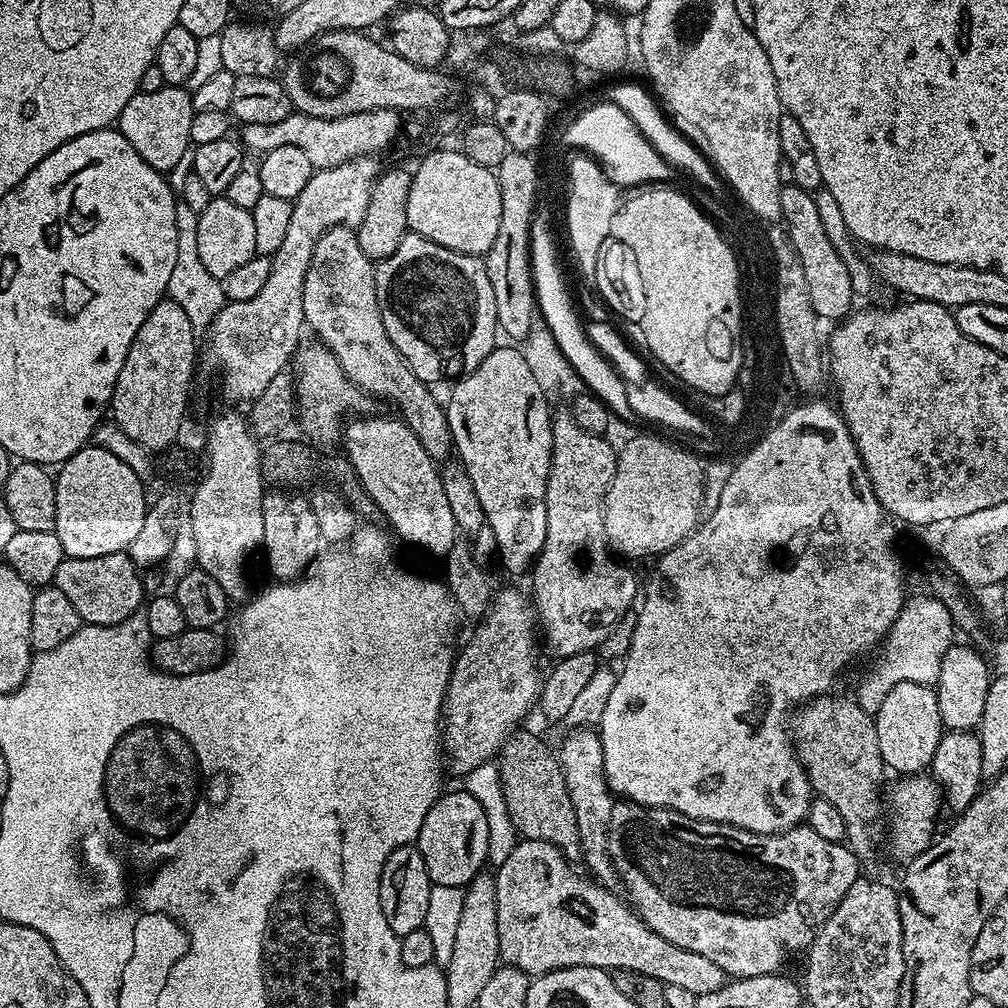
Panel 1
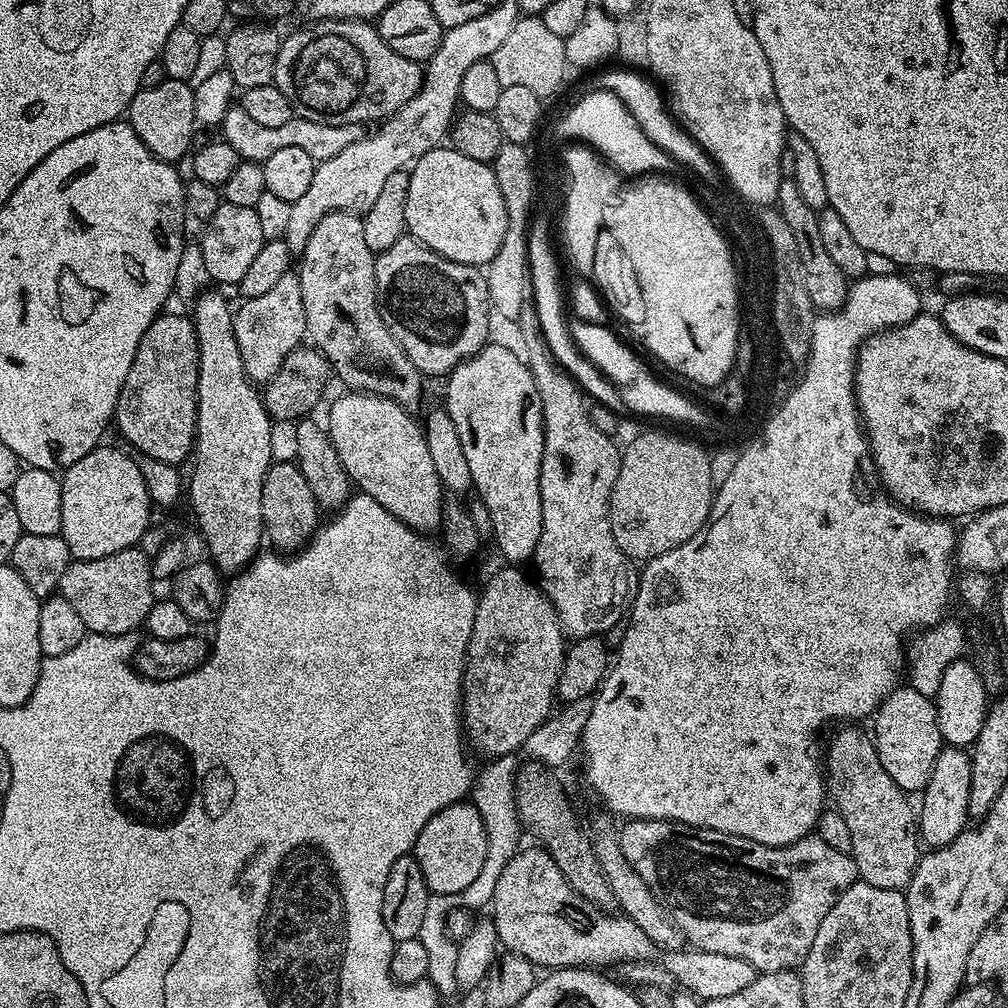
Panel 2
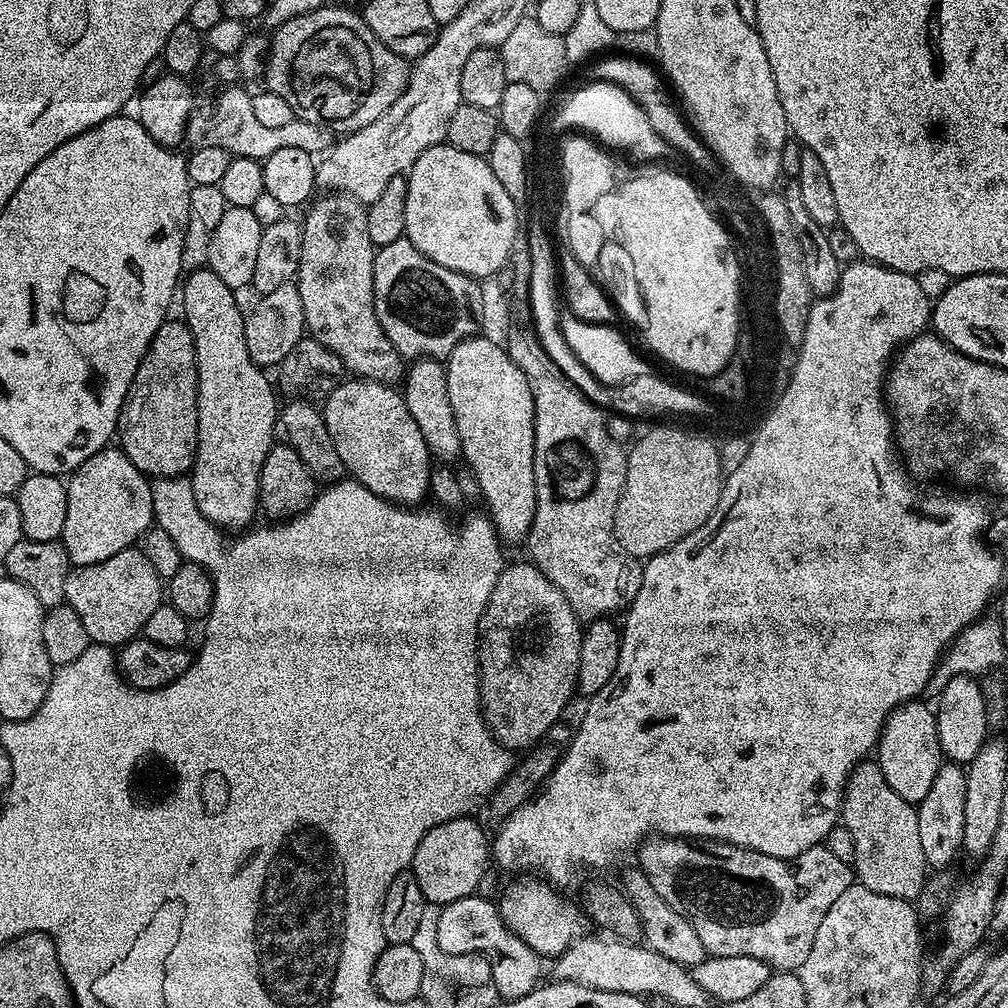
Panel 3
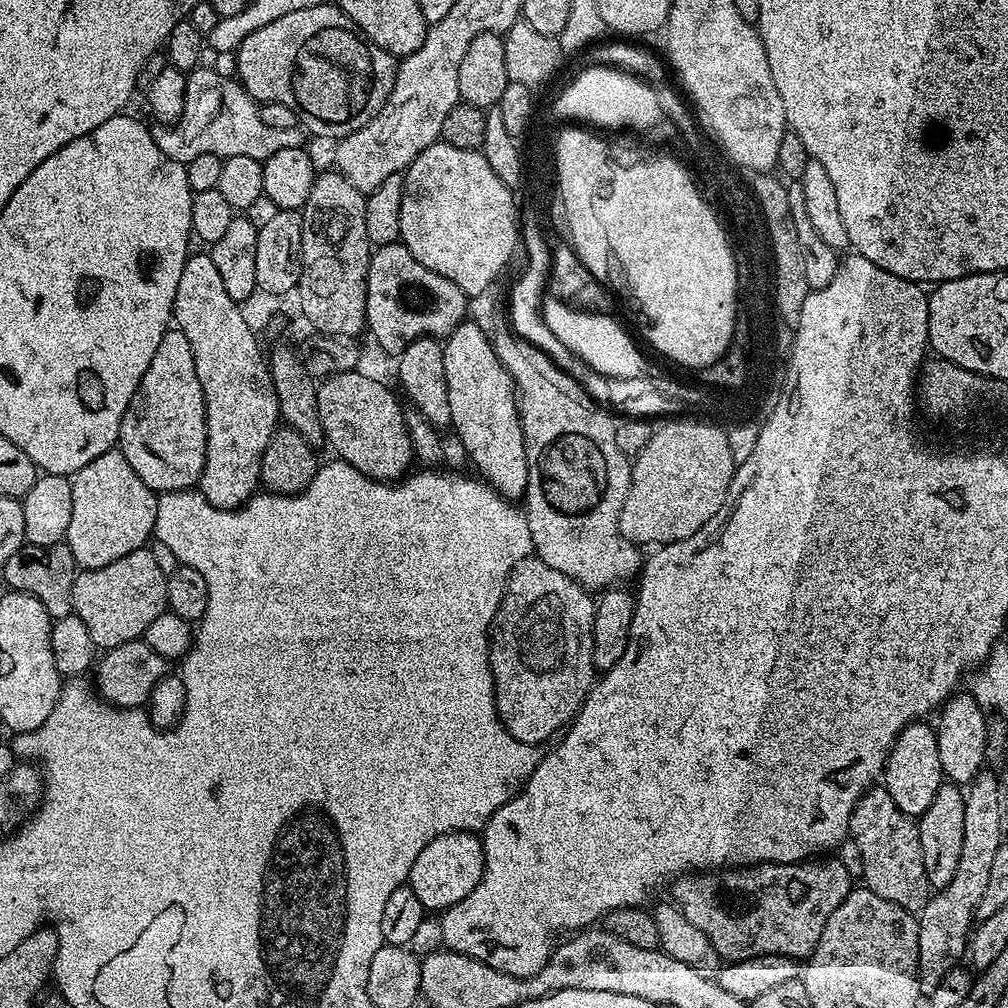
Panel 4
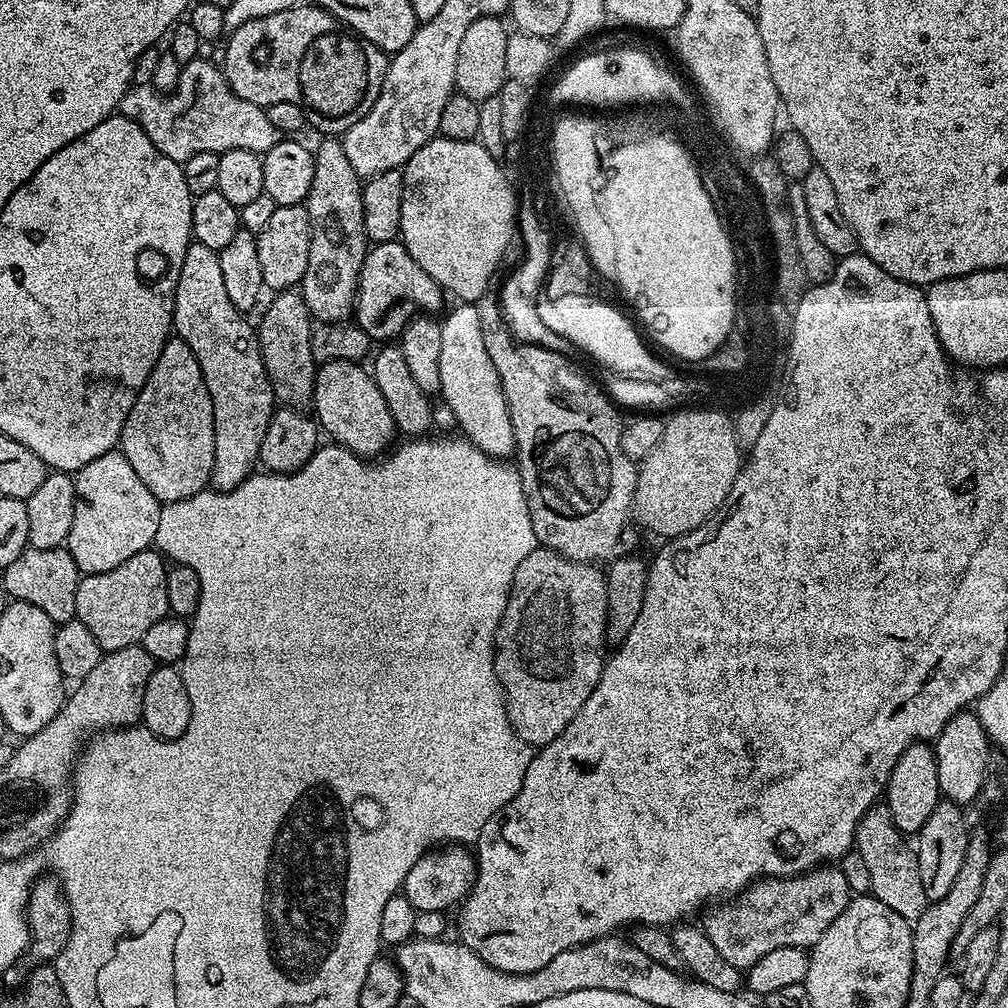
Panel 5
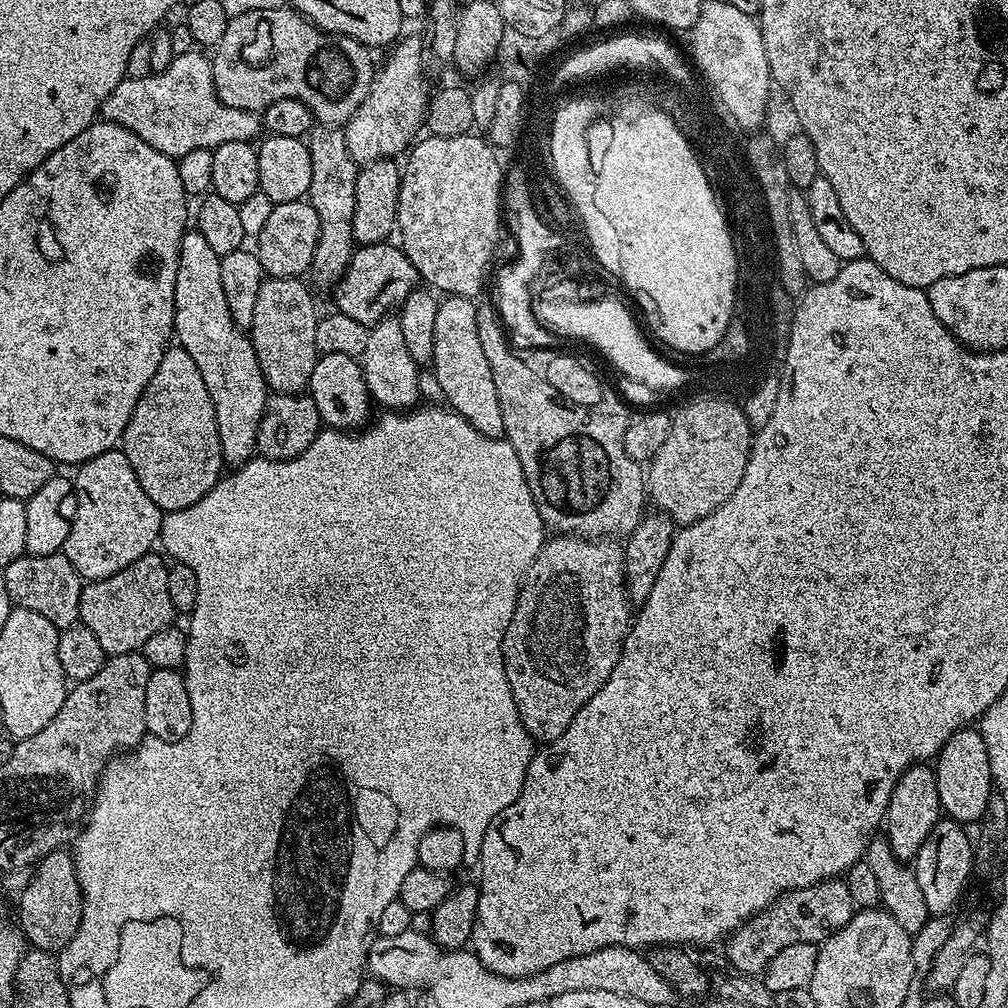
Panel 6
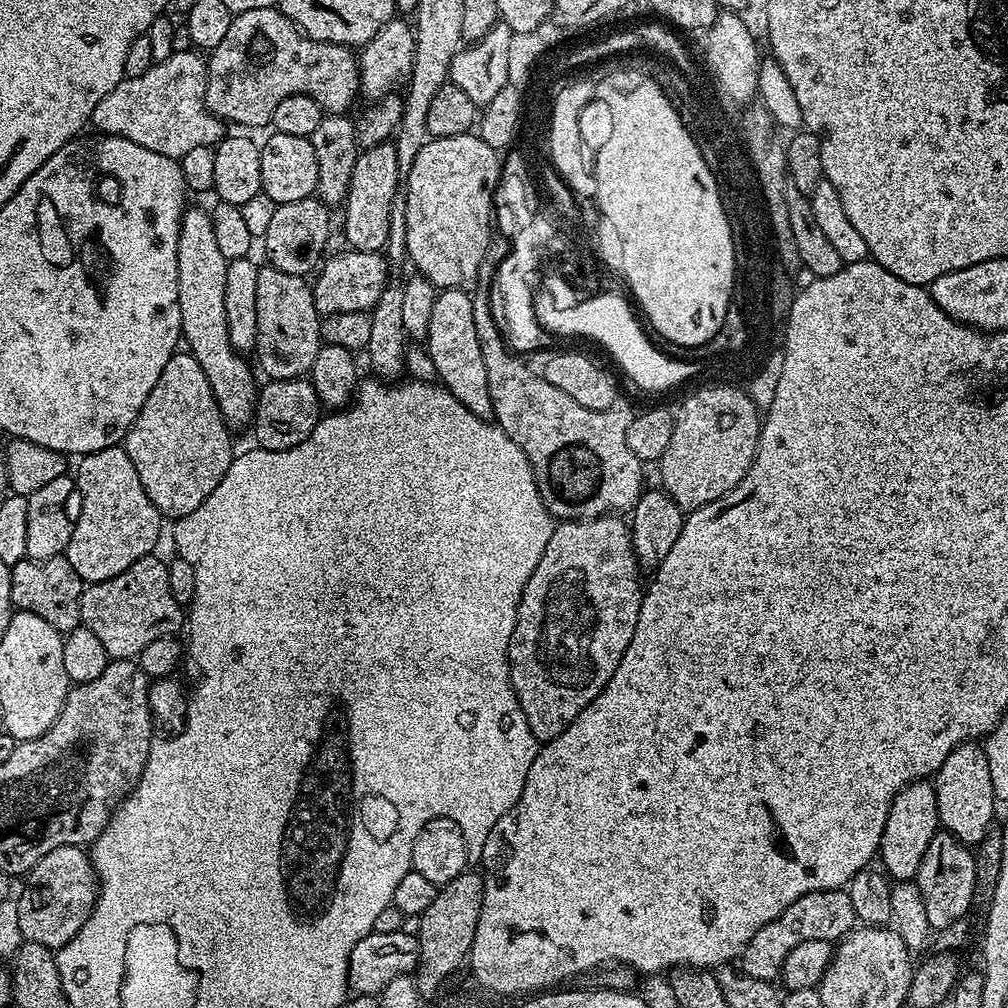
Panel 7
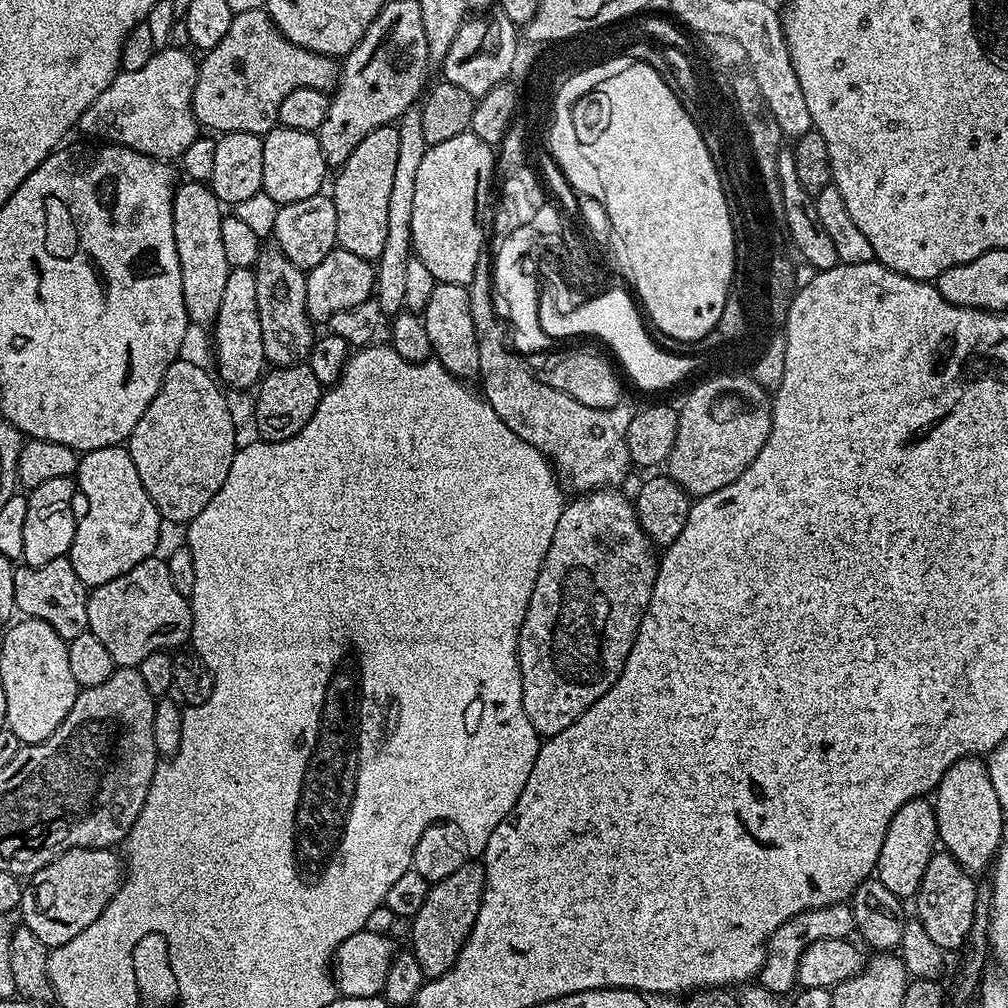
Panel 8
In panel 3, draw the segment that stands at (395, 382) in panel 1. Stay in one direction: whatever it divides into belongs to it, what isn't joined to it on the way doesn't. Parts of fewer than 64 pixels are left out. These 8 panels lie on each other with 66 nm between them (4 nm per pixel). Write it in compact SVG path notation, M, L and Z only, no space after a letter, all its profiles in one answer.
M347 194L321 197L311 201L302 219L300 269L294 277L302 298L307 335L340 358L353 377L399 381L406 371L405 361L386 338L374 310L376 248L370 242L365 205Z

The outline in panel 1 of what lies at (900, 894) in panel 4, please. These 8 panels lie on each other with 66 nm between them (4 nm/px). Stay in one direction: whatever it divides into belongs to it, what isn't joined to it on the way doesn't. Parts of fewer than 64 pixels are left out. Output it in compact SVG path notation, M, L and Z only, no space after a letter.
M836 694L815 696L795 709L790 720L790 735L796 749L796 756L806 770L812 784L813 793L819 799L838 806L846 822L846 843L861 861L867 862L882 844L882 792L880 783L884 780L886 769L882 750L878 750L878 730L873 713L861 708L855 699L836 697Z

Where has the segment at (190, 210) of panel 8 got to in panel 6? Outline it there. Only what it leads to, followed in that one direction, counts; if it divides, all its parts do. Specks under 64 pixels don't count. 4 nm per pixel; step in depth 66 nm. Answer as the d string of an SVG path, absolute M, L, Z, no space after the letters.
M197 230L185 231L180 243L178 258L178 274L176 275L176 326L175 339L179 347L194 358L198 370L202 370L202 382L206 382L206 390L210 390L210 398L214 402L216 421L218 422L218 438L222 442L224 463L228 466L239 466L257 455L256 439L258 426L262 422L264 407L270 395L270 389L258 362L258 354L254 354L251 335L230 318L230 306L226 306L226 293L222 290L222 266L220 257L206 238Z

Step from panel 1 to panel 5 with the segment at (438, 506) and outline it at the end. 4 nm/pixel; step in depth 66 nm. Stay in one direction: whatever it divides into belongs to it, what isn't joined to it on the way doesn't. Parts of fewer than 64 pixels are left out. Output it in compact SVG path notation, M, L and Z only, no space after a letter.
M331 360L317 367L311 407L316 408L314 416L319 427L325 433L328 431L339 447L349 448L355 456L375 457L379 448L397 439L398 429L386 398L382 398L382 390L378 390L371 371L355 360Z

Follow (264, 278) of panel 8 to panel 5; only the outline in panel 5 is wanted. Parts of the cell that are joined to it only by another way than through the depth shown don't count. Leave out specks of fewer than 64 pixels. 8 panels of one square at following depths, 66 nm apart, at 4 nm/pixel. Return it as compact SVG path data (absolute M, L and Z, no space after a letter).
M280 290L273 296L276 297L269 302L258 323L262 362L277 401L286 408L304 410L312 402L318 367L310 346L314 317L299 291Z

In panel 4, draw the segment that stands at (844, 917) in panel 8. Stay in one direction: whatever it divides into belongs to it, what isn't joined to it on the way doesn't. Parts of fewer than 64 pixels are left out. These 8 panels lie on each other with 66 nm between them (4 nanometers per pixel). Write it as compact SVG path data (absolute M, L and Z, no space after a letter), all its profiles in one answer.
M812 858L799 864L753 864L688 874L671 885L677 908L718 950L725 961L755 956L791 956L800 962L812 955L828 916L848 897L854 878L839 858Z

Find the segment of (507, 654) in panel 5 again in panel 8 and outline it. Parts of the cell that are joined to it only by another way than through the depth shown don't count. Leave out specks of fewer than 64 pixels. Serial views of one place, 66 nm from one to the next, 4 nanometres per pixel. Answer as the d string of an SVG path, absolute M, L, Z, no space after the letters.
M593 490L583 498L576 498L573 504L563 505L558 526L552 535L550 550L546 554L543 566L536 579L534 590L530 594L528 609L524 615L524 621L520 624L520 635L516 640L516 659L520 661L520 677L522 678L522 706L534 726L534 730L541 738L556 736L566 726L570 726L579 716L584 713L610 686L620 677L620 672L624 669L626 658L636 641L636 635L640 629L640 623L644 617L644 612L648 609L650 594L656 585L656 574L658 571L658 556L654 551L654 545L649 540L648 535L642 530L640 519L636 517L636 509L633 501L628 500L620 490Z

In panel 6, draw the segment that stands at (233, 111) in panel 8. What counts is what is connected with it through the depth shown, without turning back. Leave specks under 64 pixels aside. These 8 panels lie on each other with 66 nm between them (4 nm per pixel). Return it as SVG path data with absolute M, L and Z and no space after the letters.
M285 6L282 8L271 8L270 10L250 10L246 14L238 14L229 19L226 26L226 34L222 34L222 42L218 42L214 51L211 53L212 73L214 74L214 86L218 98L226 106L232 106L234 110L244 110L246 112L254 112L262 114L270 106L274 106L274 102L278 102L281 98L294 98L298 102L305 104L312 111L313 121L319 122L324 126L343 126L358 110L358 106L362 106L362 102L366 102L366 98L372 89L372 81L375 80L378 71L377 65L372 65L373 53L368 45L360 44L354 38L349 36L341 36L331 32L323 32L317 24L309 22L305 16L301 16L295 8Z

